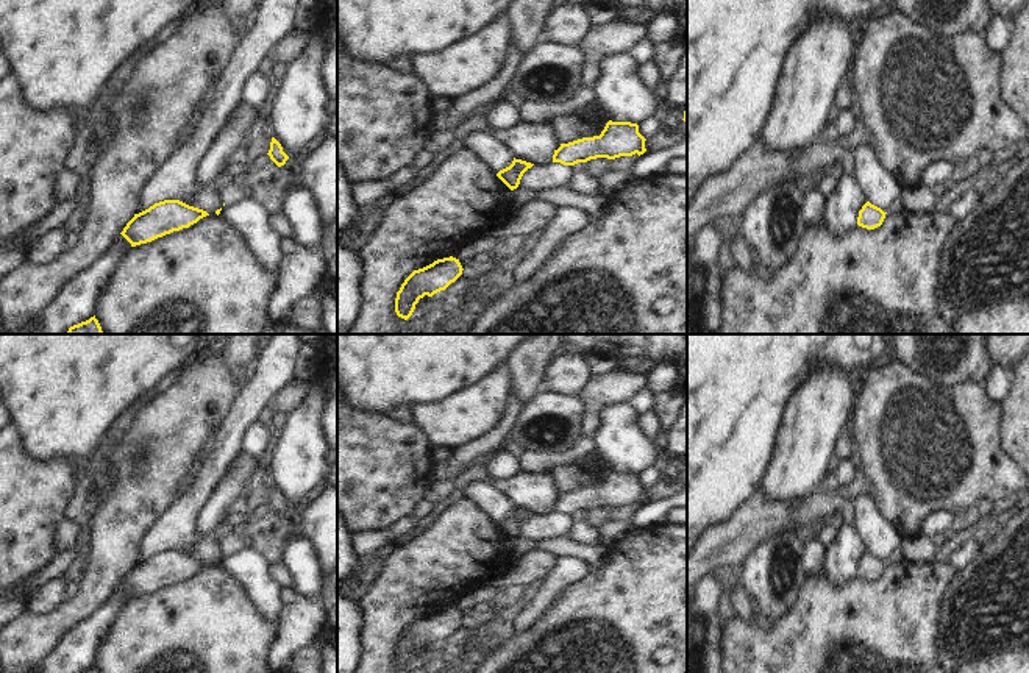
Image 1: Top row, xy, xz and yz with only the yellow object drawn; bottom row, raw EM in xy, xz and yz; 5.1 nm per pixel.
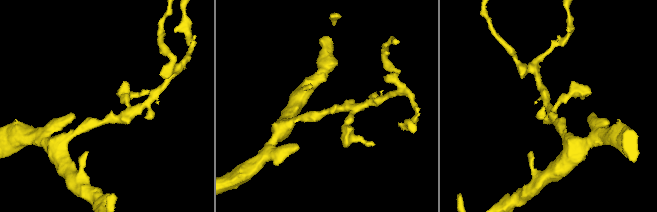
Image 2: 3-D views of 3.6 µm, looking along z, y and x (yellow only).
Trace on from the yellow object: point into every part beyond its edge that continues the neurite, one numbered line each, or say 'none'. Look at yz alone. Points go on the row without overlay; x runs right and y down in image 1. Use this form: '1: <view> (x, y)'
none

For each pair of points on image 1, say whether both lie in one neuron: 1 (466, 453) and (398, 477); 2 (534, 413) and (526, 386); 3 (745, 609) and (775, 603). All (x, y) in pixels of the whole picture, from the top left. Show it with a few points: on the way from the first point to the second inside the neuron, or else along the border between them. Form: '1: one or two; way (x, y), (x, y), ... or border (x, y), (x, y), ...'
1: two; border (433, 466), (431, 480)
2: two; border (541, 388), (523, 403)
3: two; border (740, 580), (750, 592)

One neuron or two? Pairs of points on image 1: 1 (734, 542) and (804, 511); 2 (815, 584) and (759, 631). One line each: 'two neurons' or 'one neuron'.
1: one neuron
2: one neuron

